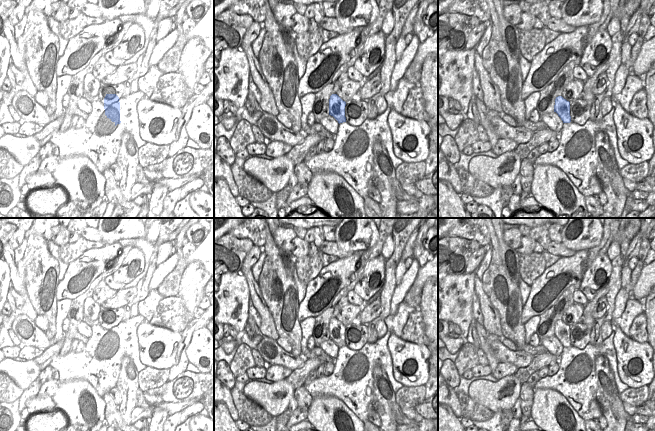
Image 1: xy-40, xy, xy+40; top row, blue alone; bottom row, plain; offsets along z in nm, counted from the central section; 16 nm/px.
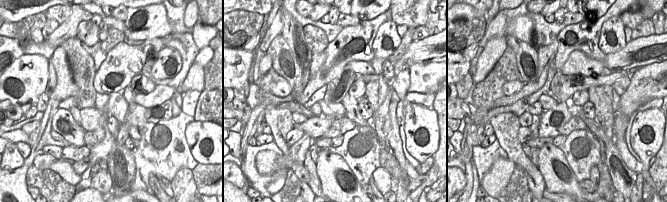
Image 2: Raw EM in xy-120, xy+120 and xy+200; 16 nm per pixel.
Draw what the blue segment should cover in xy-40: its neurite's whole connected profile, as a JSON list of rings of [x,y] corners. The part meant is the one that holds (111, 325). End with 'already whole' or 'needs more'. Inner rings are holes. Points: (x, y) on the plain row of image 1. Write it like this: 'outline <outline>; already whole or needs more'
outline [[[106,318],[104,322],[104,333],[105,339],[109,342],[112,346],[120,348],[120,337],[121,332],[124,329],[126,324],[139,324],[139,323],[129,323],[129,322],[122,322],[120,323],[116,318]]]; needs more

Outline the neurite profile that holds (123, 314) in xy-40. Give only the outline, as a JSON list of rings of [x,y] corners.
[[[136,304],[123,305],[112,318],[116,318],[119,323],[139,323],[139,313]]]

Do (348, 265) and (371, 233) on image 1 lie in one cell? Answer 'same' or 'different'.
different

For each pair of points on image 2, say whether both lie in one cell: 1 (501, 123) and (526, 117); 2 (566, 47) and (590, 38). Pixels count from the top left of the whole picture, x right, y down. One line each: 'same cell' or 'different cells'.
1: different cells
2: same cell

